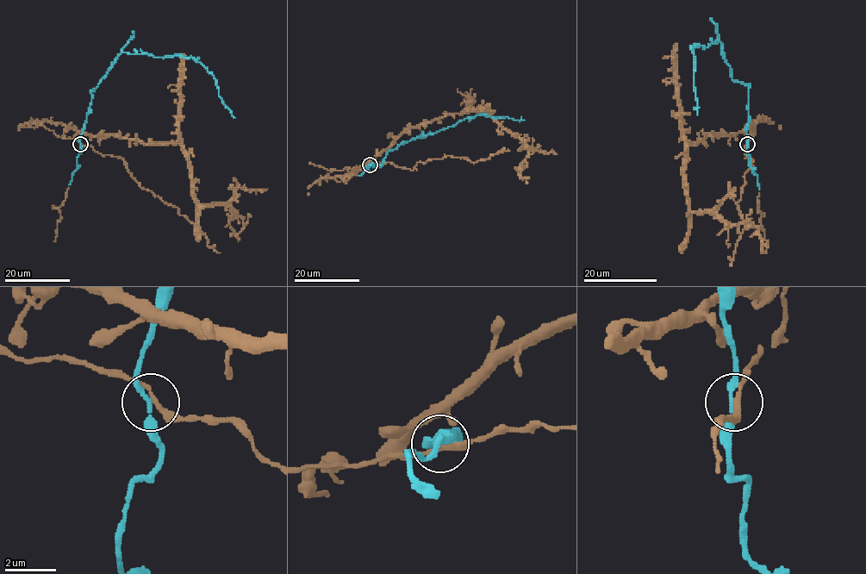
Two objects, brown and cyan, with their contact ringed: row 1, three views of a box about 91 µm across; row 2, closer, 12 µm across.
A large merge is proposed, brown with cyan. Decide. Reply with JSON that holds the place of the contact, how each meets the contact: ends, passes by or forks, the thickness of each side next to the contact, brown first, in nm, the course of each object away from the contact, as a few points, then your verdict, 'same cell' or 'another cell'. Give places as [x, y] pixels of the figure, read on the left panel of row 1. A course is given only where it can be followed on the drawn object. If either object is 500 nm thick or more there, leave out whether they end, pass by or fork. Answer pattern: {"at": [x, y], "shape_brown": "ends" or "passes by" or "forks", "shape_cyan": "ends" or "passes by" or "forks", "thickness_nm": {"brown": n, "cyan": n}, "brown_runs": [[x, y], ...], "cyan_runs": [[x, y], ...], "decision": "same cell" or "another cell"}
{"at": [80, 144], "shape_brown": "passes by", "shape_cyan": "passes by", "thickness_nm": {"brown": 200, "cyan": 200}, "brown_runs": [[81, 144], [65, 132], [178, 143], [192, 196], [200, 204], [227, 203], [238, 215], [229, 225], [239, 240]], "cyan_runs": [[80, 144], [90, 92], [121, 53], [193, 58], [212, 75], [218, 96], [234, 117]], "decision": "same cell"}

